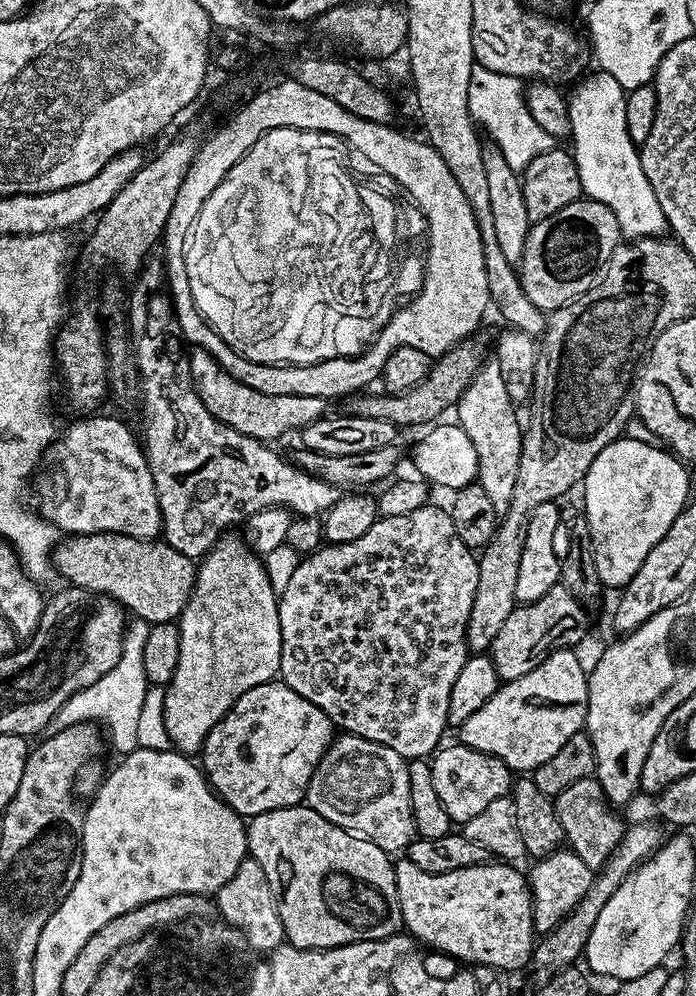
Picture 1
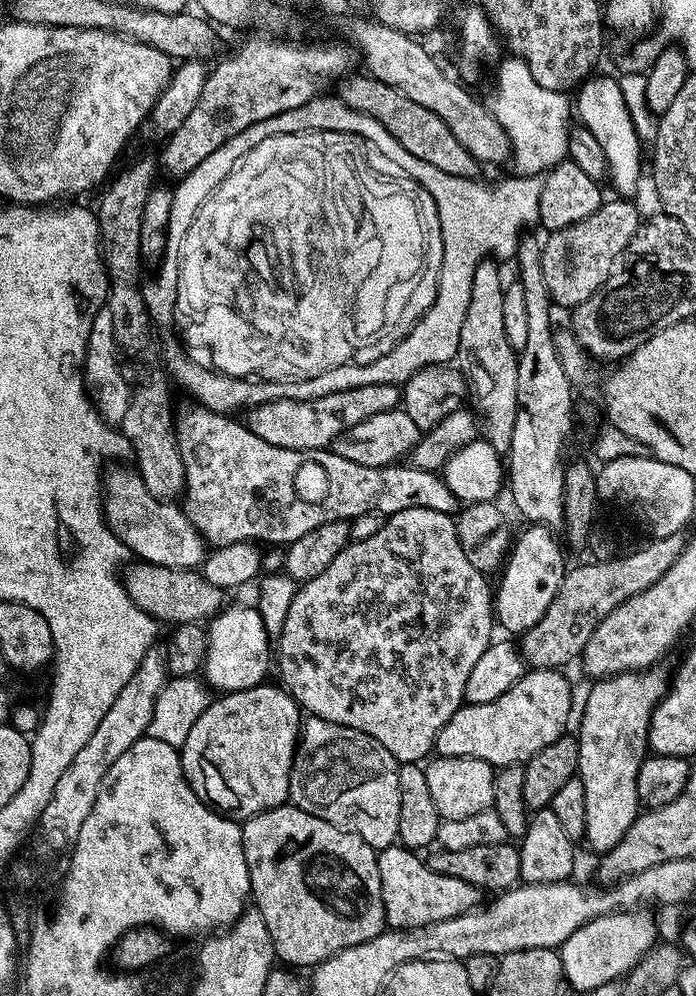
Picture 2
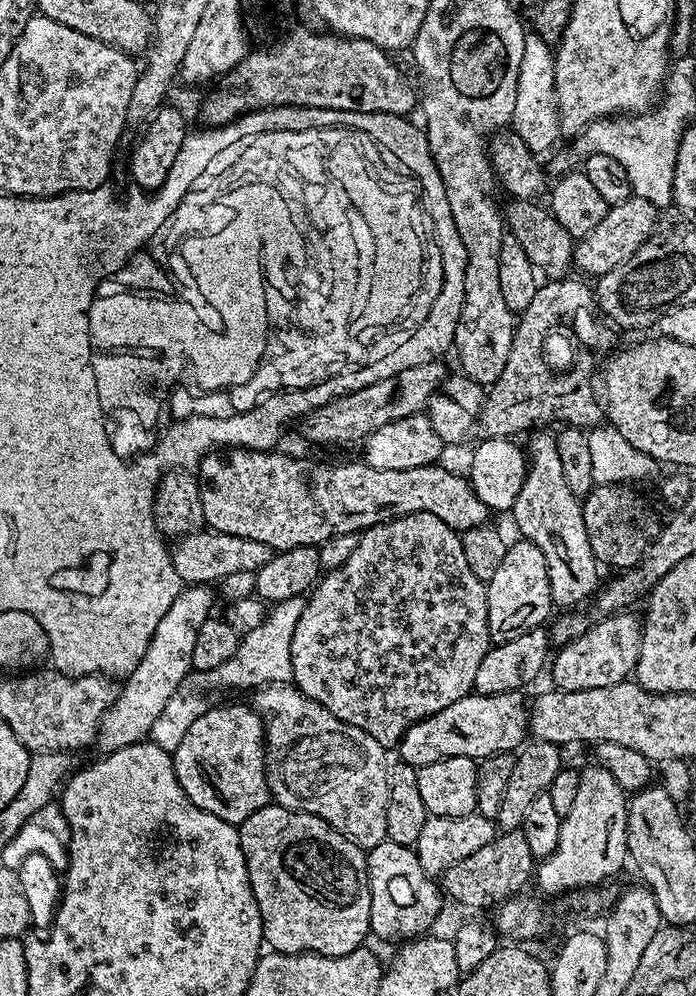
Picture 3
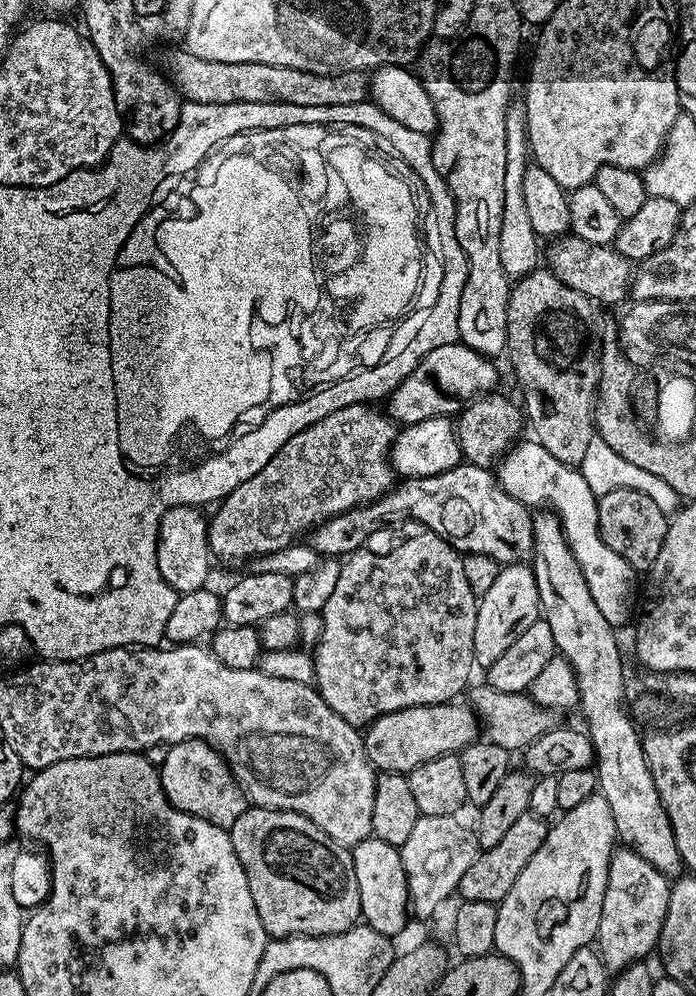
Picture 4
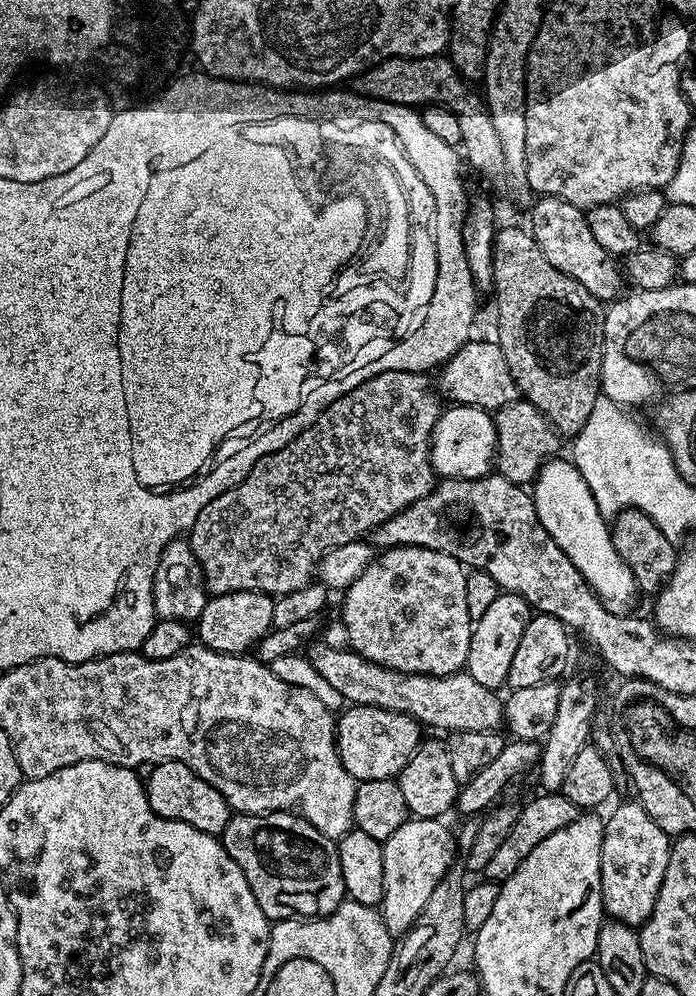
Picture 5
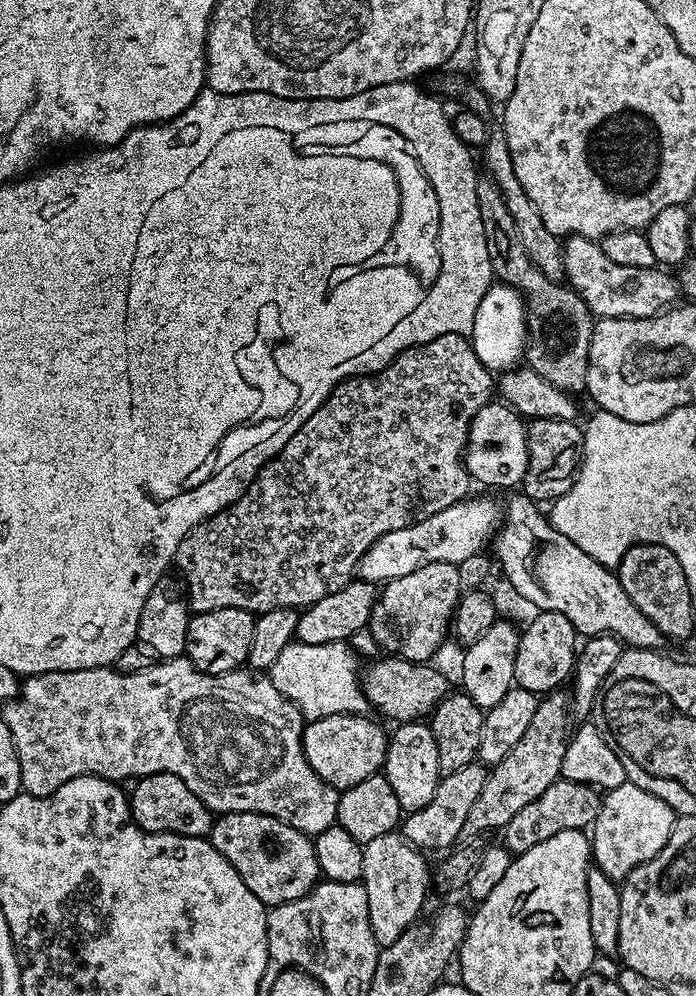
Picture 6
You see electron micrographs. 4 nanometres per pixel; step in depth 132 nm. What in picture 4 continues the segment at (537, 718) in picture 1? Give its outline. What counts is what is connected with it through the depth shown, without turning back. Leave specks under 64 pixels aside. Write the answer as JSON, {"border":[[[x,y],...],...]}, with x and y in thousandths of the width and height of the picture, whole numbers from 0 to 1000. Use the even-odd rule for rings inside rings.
{"border":[[[661,706],[595,709],[555,717],[527,728],[522,741],[529,766],[546,775],[585,777],[606,769],[606,765],[661,756],[668,749],[680,747],[693,735],[693,728],[684,716],[671,706]]]}

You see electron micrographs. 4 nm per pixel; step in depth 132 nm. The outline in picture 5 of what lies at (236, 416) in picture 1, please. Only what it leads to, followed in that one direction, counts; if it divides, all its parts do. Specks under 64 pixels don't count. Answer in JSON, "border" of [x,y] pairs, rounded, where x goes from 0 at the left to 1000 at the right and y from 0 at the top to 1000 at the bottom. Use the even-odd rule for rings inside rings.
{"border":[[[680,339],[658,347],[624,369],[615,385],[622,389],[621,394],[632,406],[631,409],[641,412],[674,410],[691,416],[701,416],[743,401],[727,358],[717,344],[707,339],[705,341]]]}

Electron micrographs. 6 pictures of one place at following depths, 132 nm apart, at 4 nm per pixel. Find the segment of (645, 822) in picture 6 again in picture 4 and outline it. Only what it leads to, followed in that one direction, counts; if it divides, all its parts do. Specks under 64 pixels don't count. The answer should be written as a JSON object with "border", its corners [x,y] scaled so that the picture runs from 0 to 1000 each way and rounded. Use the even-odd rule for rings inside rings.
{"border":[[[901,849],[886,850],[881,854],[871,882],[871,898],[865,902],[865,922],[859,926],[853,945],[855,955],[862,957],[862,964],[875,977],[892,976],[899,970],[931,962],[925,960],[934,959],[935,956],[938,959],[940,953],[948,947],[964,897],[961,881],[951,879],[928,861],[922,861],[922,857]]]}

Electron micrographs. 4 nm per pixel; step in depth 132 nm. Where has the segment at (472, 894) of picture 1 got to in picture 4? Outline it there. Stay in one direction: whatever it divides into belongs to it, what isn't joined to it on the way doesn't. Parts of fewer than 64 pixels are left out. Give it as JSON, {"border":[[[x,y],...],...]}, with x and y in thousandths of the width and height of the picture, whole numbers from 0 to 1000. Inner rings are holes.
{"border":[[[530,839],[529,842],[504,848],[506,860],[509,861],[509,882],[514,882],[514,898],[517,899],[517,918],[522,927],[530,928],[543,938],[559,942],[569,939],[580,932],[580,927],[589,924],[589,905],[586,902],[586,883],[583,873],[578,869],[573,851],[560,849],[560,845],[549,845],[542,839]]]}

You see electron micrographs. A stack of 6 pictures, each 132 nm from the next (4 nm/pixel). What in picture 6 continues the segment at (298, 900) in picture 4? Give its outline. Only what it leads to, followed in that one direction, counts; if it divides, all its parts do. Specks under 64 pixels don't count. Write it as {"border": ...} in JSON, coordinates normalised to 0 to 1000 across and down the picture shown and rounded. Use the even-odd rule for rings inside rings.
{"border":[[[325,815],[312,818],[302,836],[305,847],[342,873],[348,886],[381,910],[409,908],[447,896],[463,877],[450,840],[422,833],[411,825],[369,815]]]}

